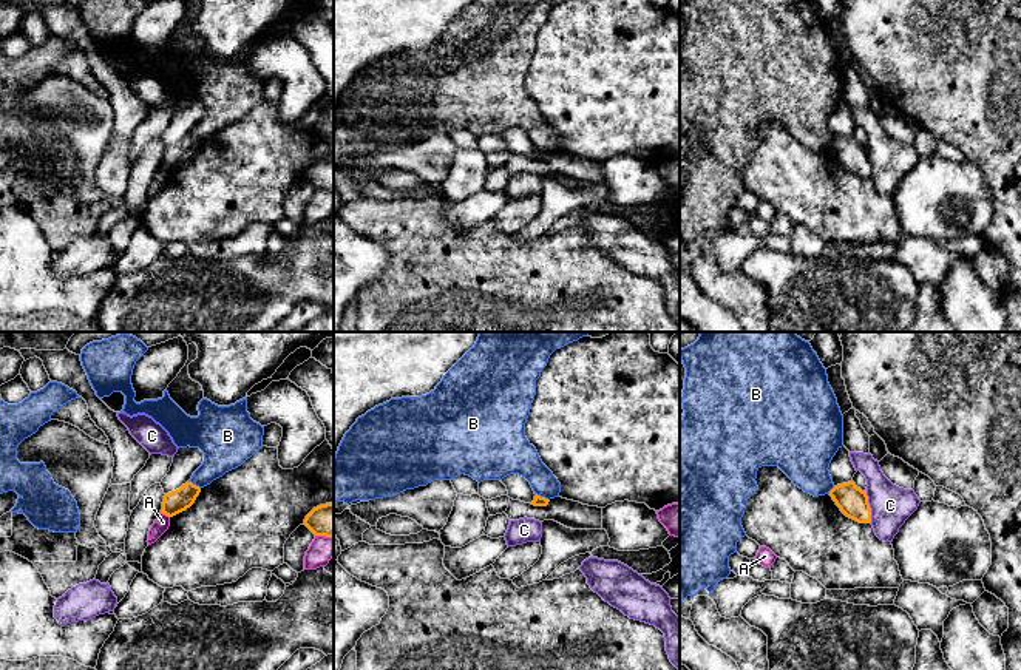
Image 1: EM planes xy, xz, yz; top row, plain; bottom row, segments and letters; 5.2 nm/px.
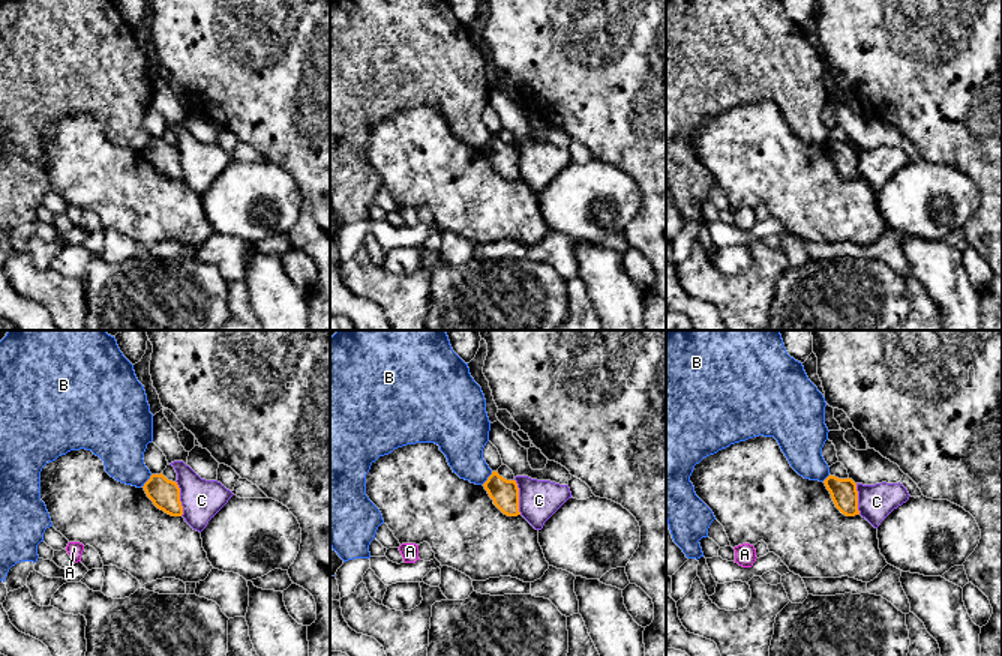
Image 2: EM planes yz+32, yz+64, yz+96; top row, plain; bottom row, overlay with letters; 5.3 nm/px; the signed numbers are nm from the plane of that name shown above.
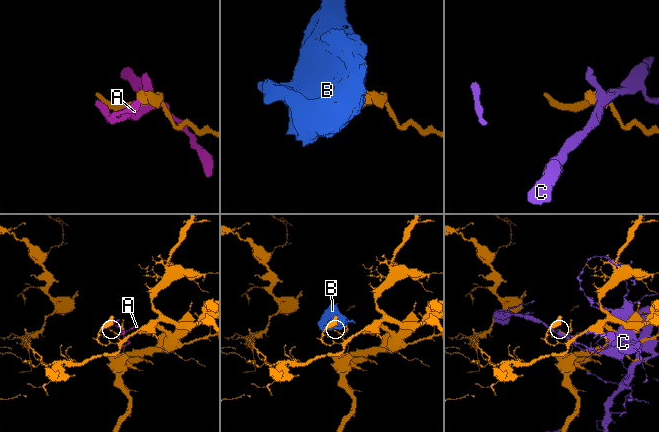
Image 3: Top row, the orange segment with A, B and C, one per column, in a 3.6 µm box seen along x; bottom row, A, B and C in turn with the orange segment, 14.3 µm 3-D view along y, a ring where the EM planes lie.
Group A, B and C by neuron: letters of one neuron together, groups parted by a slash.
A / B / C

